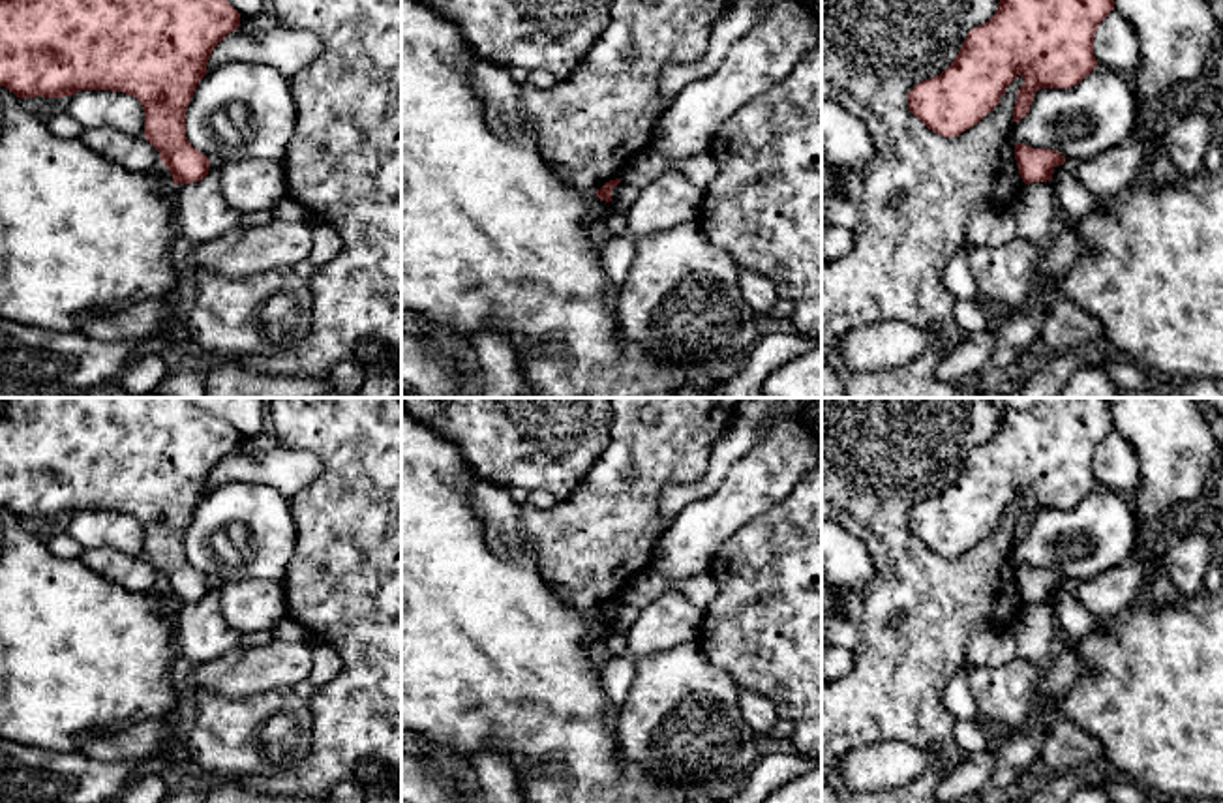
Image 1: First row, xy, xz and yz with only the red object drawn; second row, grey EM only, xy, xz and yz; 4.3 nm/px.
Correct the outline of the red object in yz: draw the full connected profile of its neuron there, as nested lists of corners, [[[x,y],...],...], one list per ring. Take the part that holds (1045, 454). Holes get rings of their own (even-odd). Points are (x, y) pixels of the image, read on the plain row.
[[[1037,398],[1026,411],[1005,407],[996,433],[968,452],[955,480],[908,512],[908,529],[934,553],[957,557],[990,533],[1020,495],[1024,503],[1013,527],[1017,542],[1026,537],[1037,510],[1071,508],[1092,493],[1097,486],[1094,456],[1112,430],[1107,398]]]

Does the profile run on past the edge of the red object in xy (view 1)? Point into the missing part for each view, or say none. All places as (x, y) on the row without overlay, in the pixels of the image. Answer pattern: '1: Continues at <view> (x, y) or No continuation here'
1: No continuation here

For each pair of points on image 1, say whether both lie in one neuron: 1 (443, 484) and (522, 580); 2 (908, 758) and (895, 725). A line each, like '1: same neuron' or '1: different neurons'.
1: same neuron
2: different neurons

